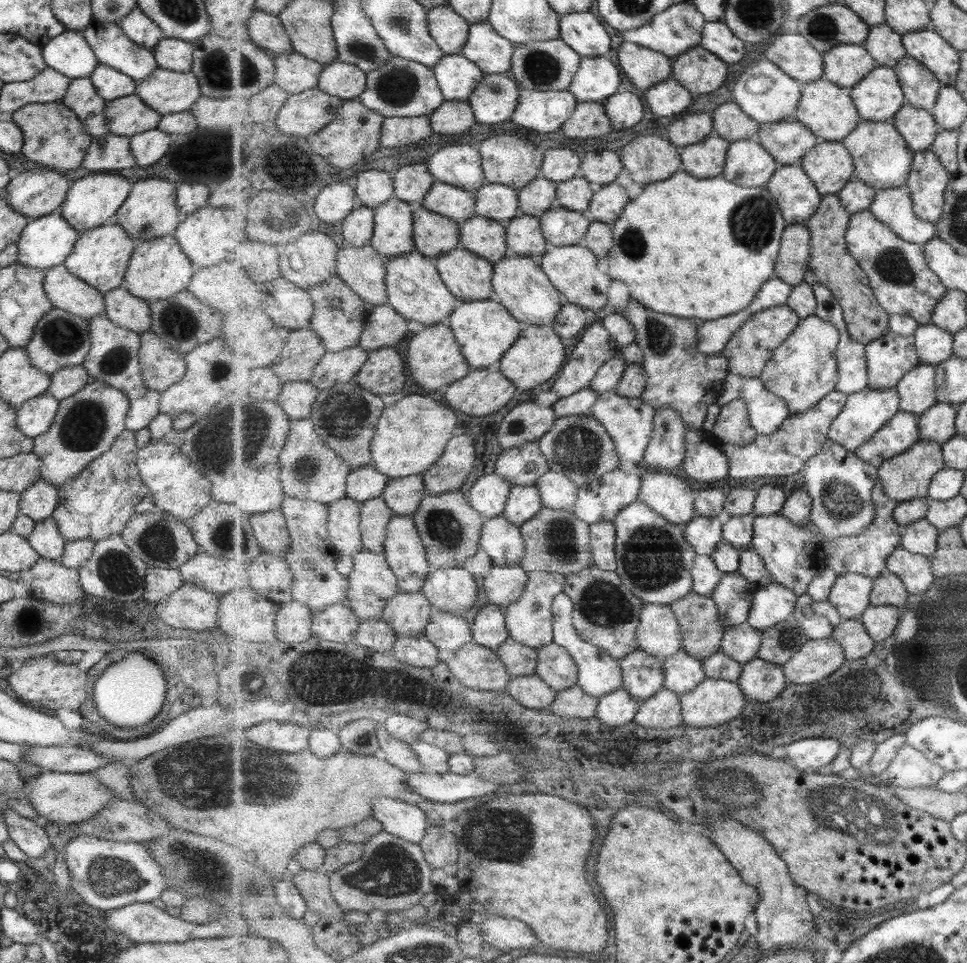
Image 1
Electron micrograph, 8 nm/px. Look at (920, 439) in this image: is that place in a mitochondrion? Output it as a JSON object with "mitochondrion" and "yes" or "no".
{"mitochondrion":"no"}

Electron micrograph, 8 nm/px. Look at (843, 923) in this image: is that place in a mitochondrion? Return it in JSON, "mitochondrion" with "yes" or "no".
{"mitochondrion":"no"}

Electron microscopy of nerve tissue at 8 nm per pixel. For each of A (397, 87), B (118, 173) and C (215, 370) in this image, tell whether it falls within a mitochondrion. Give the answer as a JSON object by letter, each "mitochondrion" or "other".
{"A":"mitochondrion","B":"other","C":"mitochondrion"}

